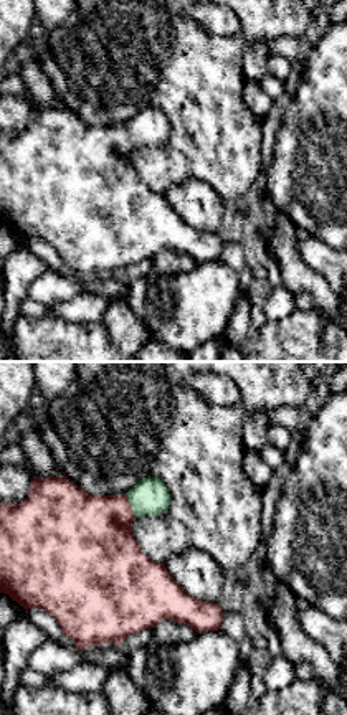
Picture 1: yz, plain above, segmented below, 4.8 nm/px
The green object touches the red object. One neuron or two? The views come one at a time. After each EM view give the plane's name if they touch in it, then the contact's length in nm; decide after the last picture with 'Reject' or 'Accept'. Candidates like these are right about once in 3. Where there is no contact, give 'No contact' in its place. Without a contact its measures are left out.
Touches green in yz. Shared border 130 nm

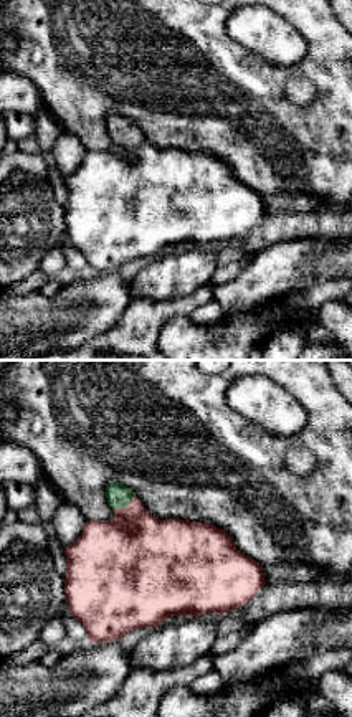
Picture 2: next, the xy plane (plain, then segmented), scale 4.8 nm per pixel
Touches green in xy. Shared border 130 nm

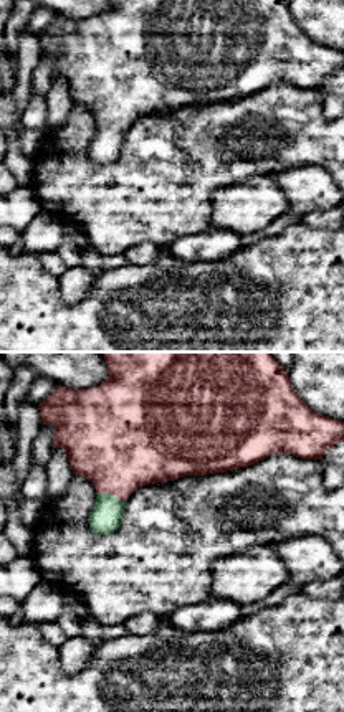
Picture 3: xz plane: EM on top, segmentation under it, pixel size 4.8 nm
Touches green in xz. Shared border 150 nm

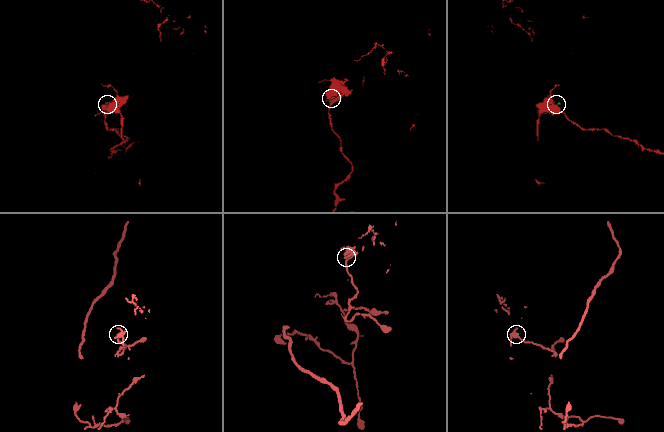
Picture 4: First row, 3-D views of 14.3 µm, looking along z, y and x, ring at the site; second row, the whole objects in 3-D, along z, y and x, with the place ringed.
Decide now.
Accept

